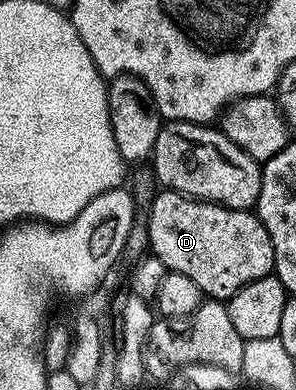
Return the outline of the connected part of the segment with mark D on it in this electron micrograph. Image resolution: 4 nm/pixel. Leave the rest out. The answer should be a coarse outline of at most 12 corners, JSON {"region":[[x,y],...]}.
{"region":[[164,189],[148,245],[212,301],[273,274],[251,210]]}

